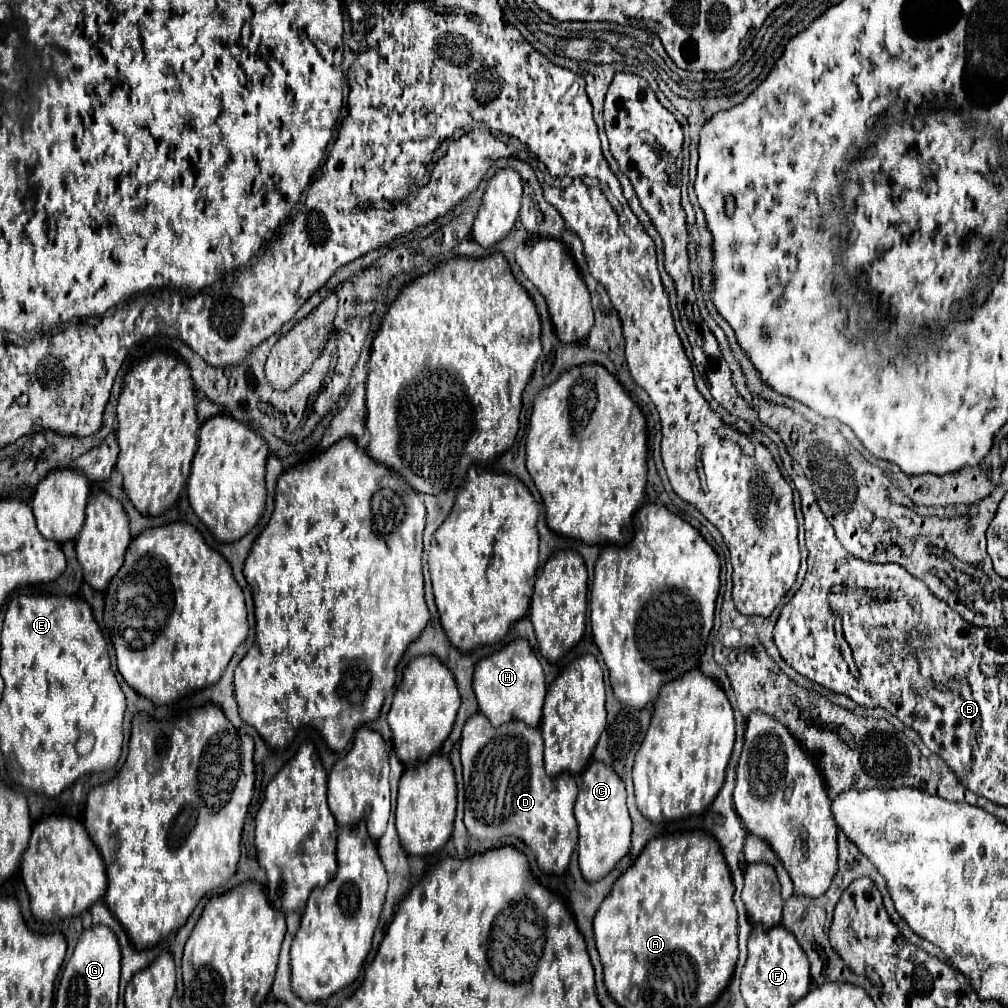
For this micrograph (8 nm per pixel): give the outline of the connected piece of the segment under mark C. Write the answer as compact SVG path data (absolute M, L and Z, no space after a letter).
M591 760L581 774L575 802L575 820L579 824L579 868L587 882L607 876L631 848L631 818L625 804L625 784L605 762Z

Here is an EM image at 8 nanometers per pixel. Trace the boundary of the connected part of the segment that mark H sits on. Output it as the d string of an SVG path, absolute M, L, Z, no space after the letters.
M515 638L491 656L481 658L473 670L473 690L479 710L487 714L493 726L501 726L503 722L511 720L521 720L527 726L539 726L547 688L541 664L533 654L527 638Z

